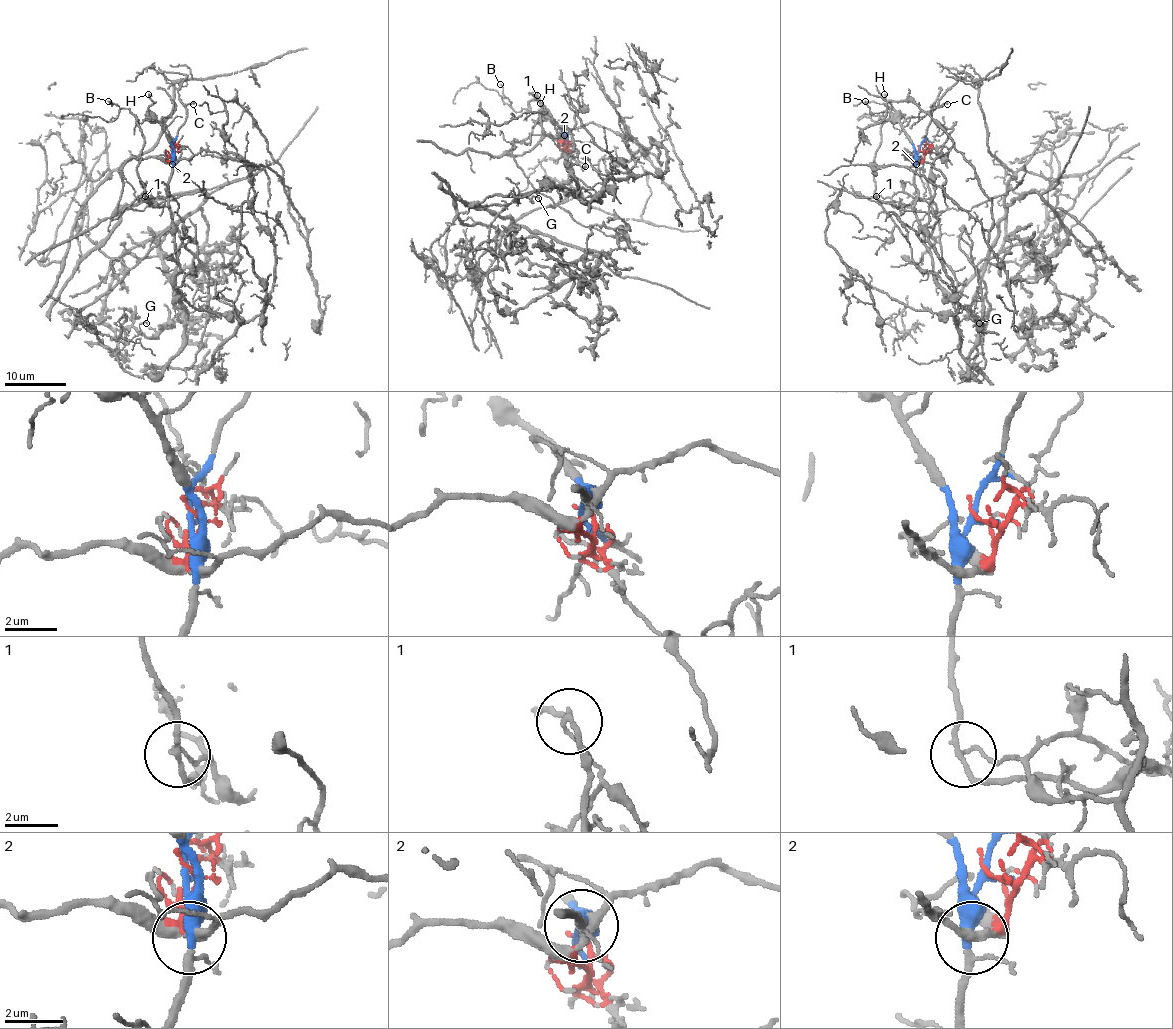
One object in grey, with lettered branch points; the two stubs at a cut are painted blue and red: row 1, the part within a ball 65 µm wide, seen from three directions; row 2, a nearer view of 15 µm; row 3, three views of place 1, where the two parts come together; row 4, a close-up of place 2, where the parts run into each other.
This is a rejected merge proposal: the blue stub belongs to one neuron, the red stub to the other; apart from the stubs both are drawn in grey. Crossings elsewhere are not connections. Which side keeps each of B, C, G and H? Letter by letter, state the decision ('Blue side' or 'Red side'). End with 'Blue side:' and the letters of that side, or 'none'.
B: Red side
C: Blue side
G: Blue side
H: Blue side
Blue side: C, G, H

